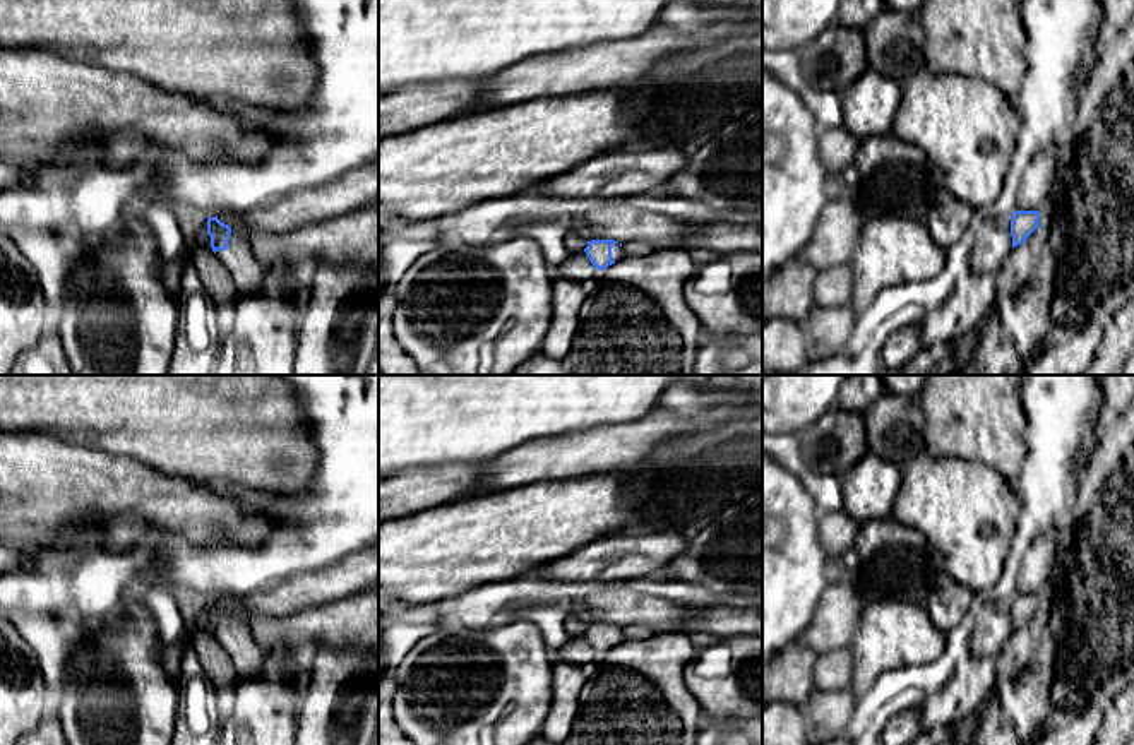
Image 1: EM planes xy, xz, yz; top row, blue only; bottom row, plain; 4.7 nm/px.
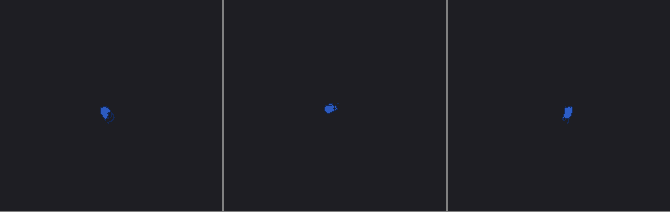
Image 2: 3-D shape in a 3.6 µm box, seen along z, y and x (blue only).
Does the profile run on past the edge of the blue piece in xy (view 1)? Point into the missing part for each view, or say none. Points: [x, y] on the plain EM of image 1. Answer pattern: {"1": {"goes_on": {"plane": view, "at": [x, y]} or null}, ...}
{"1": {"goes_on": {"plane": "xy", "at": [238, 643]}}}

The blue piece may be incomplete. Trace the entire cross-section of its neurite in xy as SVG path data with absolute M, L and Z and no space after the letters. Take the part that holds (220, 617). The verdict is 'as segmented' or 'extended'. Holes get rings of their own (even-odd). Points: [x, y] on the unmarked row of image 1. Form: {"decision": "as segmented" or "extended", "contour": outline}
{"decision": "extended", "contour": "M218 599L207 603L207 618L211 620L212 635L230 654L238 673L242 676L259 675L262 671L264 651L255 642L248 623L233 617Z"}

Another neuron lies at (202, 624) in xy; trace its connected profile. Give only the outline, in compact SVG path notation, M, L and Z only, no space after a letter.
M207 605L204 608L204 615L192 627L185 629L185 632L176 646L180 649L183 649L185 646L192 646L192 639L199 632L212 634L211 632L211 620L207 618Z

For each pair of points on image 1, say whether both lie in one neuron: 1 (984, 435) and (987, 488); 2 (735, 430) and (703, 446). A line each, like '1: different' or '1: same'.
1: different
2: same

